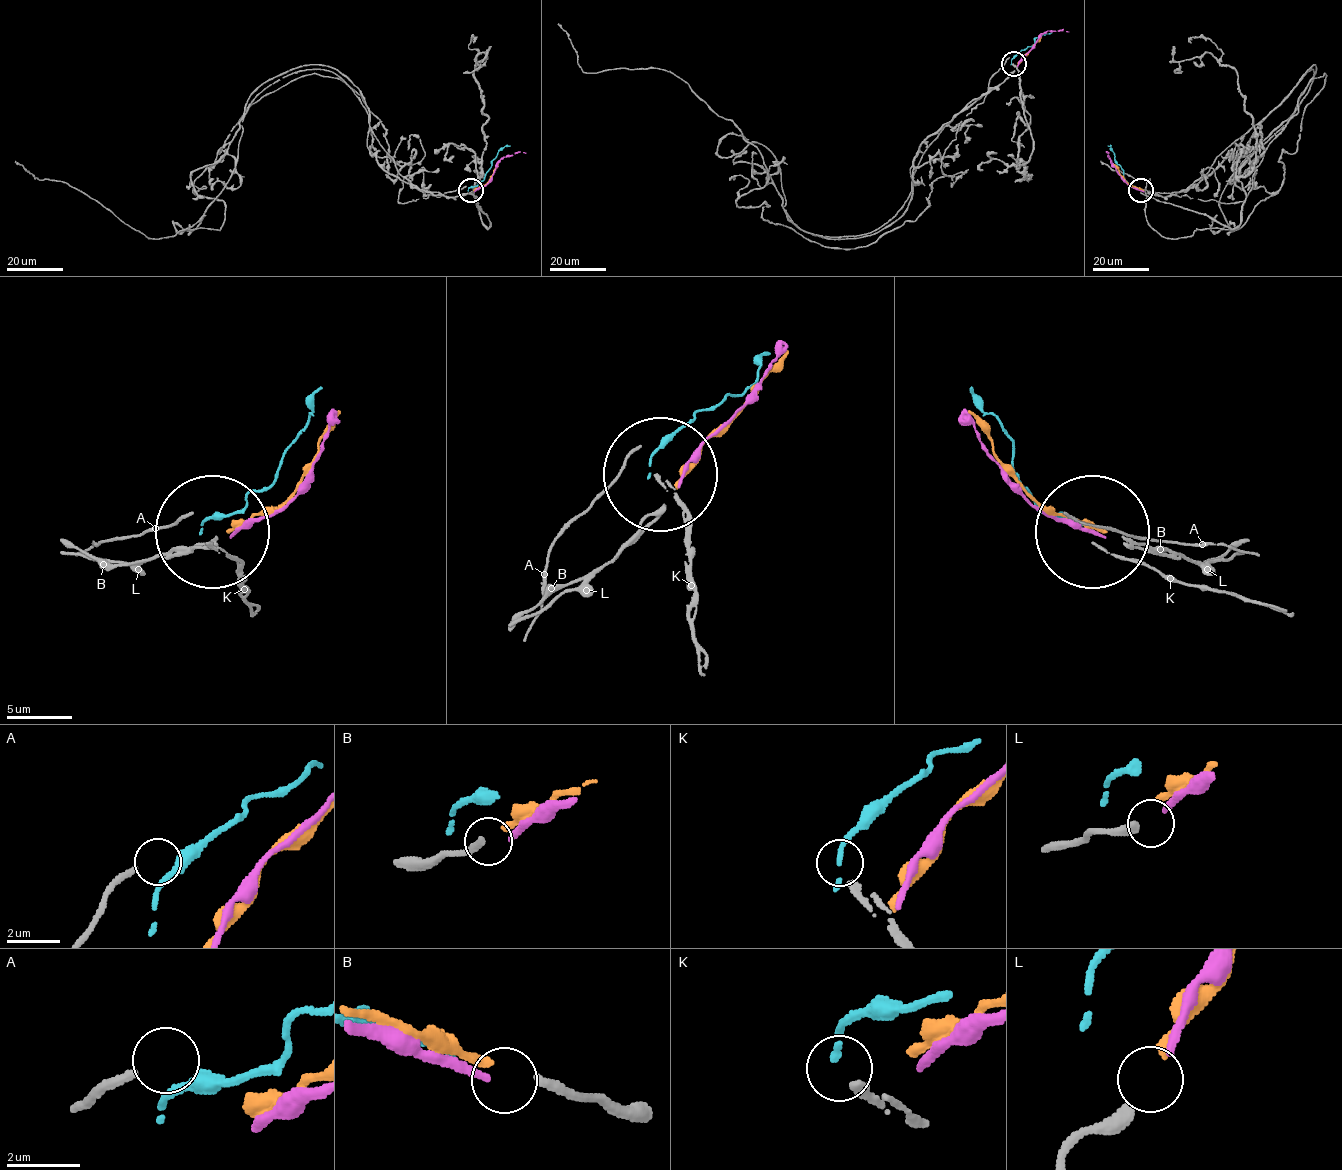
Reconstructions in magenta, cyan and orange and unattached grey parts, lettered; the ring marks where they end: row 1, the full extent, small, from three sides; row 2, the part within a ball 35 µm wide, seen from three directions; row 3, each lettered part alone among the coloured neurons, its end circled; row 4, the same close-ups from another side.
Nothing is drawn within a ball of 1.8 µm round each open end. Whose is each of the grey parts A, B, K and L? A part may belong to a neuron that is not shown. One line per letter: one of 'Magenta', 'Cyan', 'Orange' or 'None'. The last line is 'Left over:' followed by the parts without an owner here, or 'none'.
A: None
B: Orange
K: None
L: Magenta
Left over: A, K

